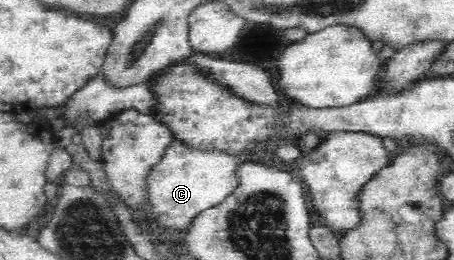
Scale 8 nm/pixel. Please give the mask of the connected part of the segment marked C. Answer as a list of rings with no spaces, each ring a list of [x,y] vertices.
[[[171,141],[144,179],[146,204],[157,227],[175,232],[189,229],[194,217],[222,203],[233,193],[237,185],[234,173],[238,165],[238,157],[221,152],[195,151],[180,141]]]

